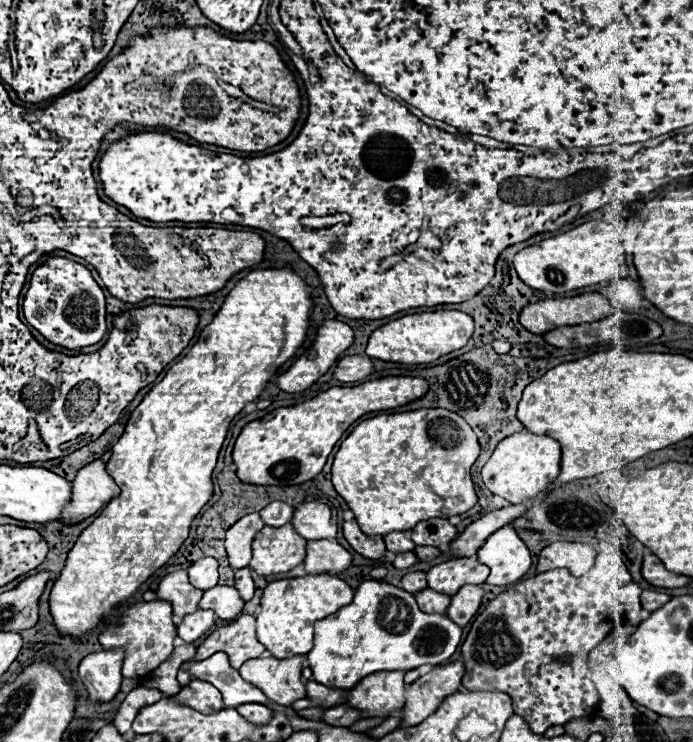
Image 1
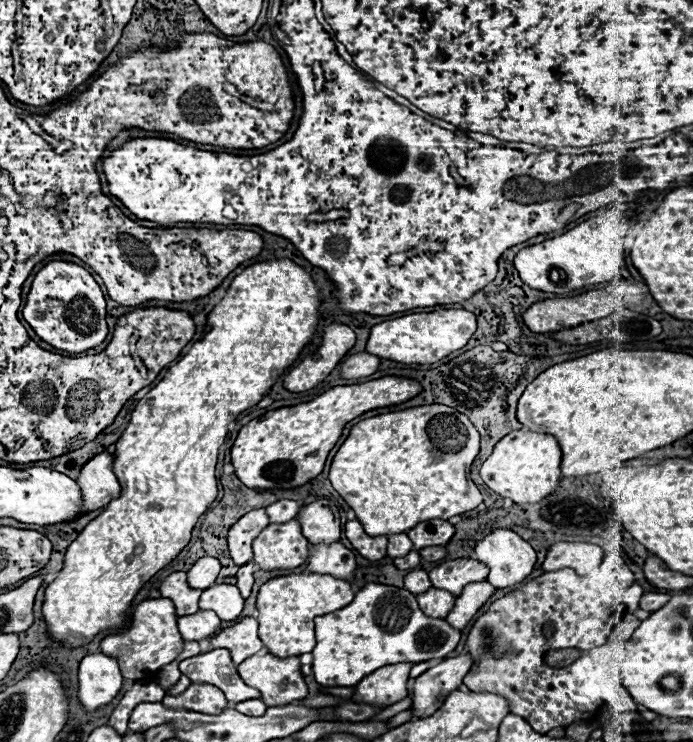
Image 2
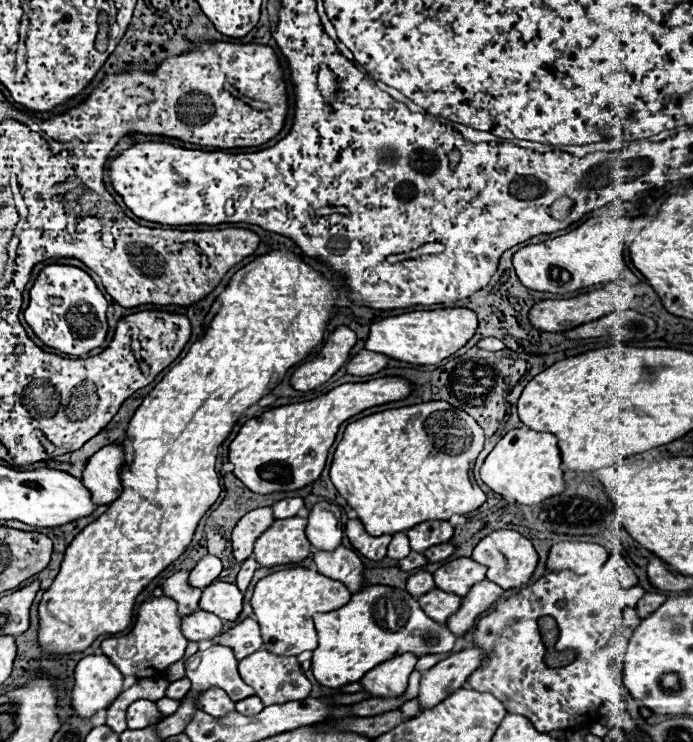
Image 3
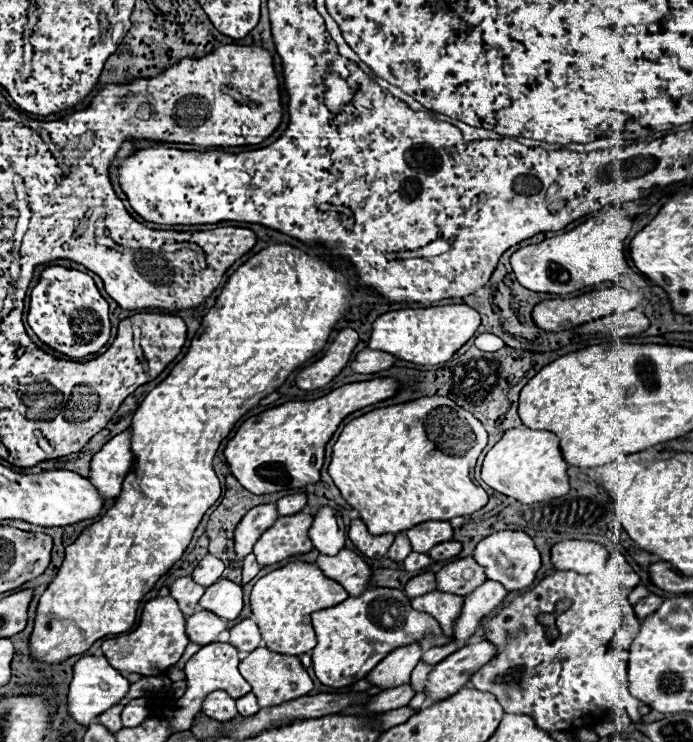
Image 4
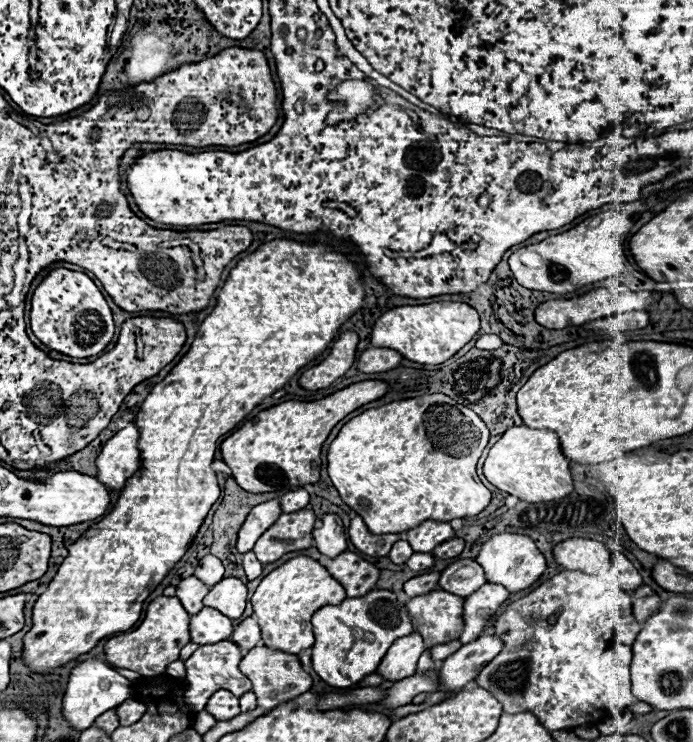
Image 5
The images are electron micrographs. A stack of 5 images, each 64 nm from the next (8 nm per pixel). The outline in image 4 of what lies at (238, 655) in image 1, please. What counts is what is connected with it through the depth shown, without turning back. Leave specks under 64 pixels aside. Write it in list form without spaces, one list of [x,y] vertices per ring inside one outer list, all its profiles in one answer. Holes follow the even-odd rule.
[[[246,618],[234,628],[222,632],[216,642],[232,642],[232,646],[236,646],[240,654],[248,654],[260,646],[260,632],[258,632],[256,622]]]

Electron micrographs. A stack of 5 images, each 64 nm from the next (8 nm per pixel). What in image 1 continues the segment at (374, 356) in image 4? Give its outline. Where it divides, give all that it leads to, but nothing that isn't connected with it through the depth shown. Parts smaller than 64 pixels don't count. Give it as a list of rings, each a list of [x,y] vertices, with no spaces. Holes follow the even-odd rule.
[[[344,356],[334,366],[334,378],[340,382],[354,382],[362,380],[372,374],[372,358],[368,356]]]

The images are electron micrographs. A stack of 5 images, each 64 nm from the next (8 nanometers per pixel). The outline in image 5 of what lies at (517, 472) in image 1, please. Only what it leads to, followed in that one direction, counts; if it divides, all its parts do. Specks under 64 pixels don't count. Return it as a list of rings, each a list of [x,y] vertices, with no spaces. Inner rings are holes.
[[[526,424],[512,426],[488,452],[484,476],[498,488],[524,502],[548,502],[564,498],[574,490],[570,460],[562,454],[558,434],[550,430],[534,430]]]

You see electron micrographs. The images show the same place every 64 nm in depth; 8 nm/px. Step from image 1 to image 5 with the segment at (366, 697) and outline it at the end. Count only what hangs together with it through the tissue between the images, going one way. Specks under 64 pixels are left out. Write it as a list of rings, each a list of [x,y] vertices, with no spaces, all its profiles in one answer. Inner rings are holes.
[[[412,632],[404,638],[398,638],[382,658],[378,666],[378,674],[386,680],[404,680],[416,672],[416,662],[424,652],[424,642],[418,632]]]

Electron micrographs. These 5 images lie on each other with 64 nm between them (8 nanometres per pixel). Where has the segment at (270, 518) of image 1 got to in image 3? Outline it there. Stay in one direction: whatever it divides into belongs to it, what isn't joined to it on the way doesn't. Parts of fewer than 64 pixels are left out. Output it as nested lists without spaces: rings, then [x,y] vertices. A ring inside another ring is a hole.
[[[284,498],[276,502],[272,508],[274,508],[276,518],[290,518],[290,516],[296,516],[302,506],[304,506],[302,498]]]

